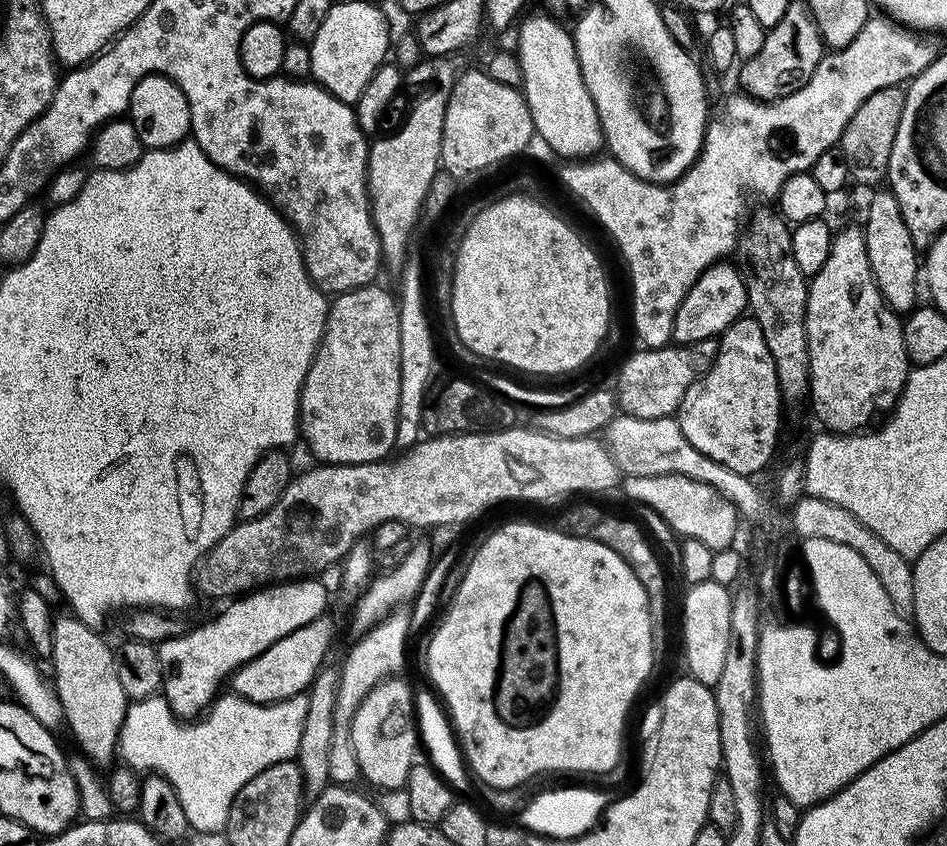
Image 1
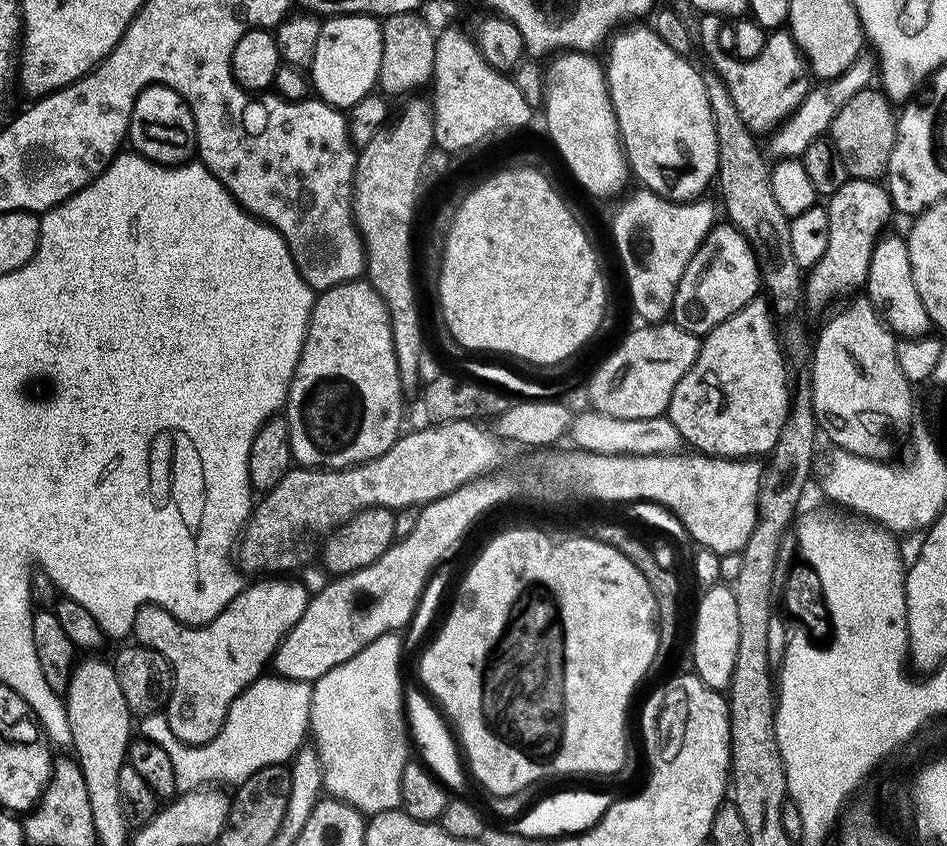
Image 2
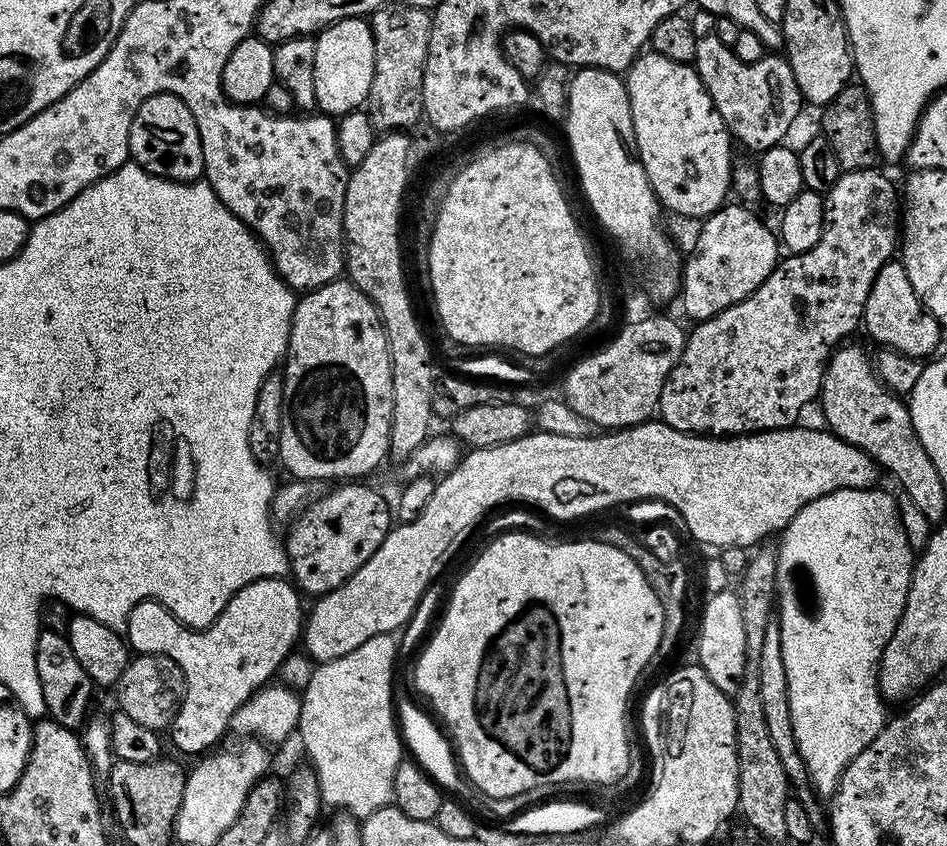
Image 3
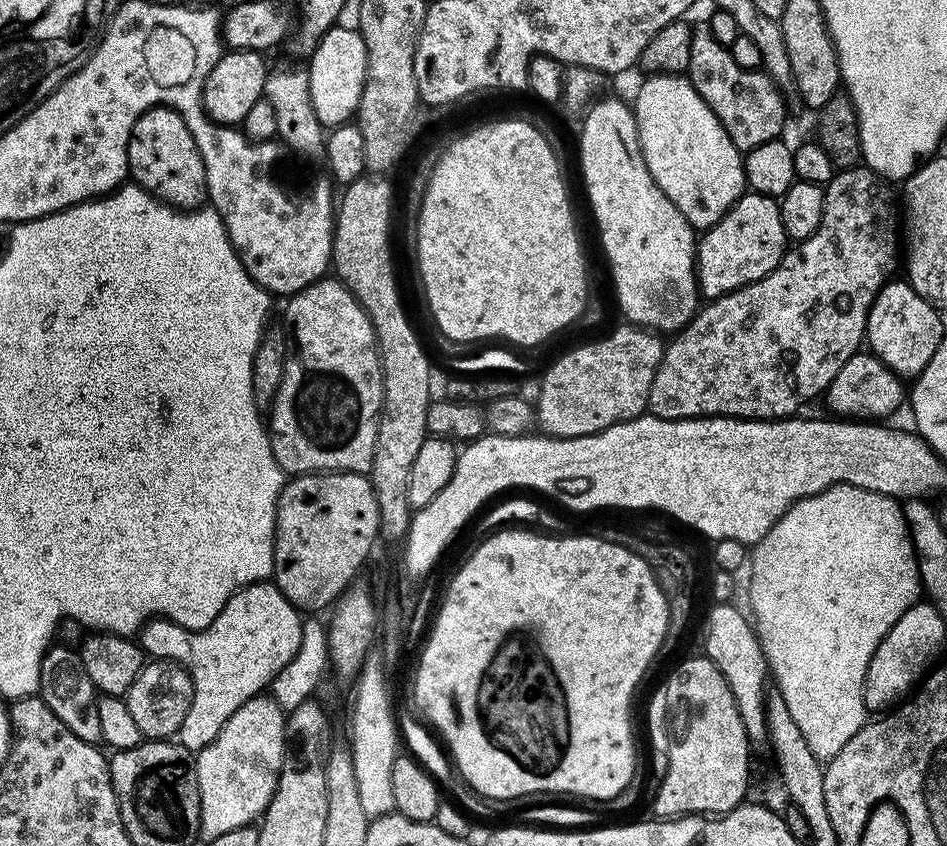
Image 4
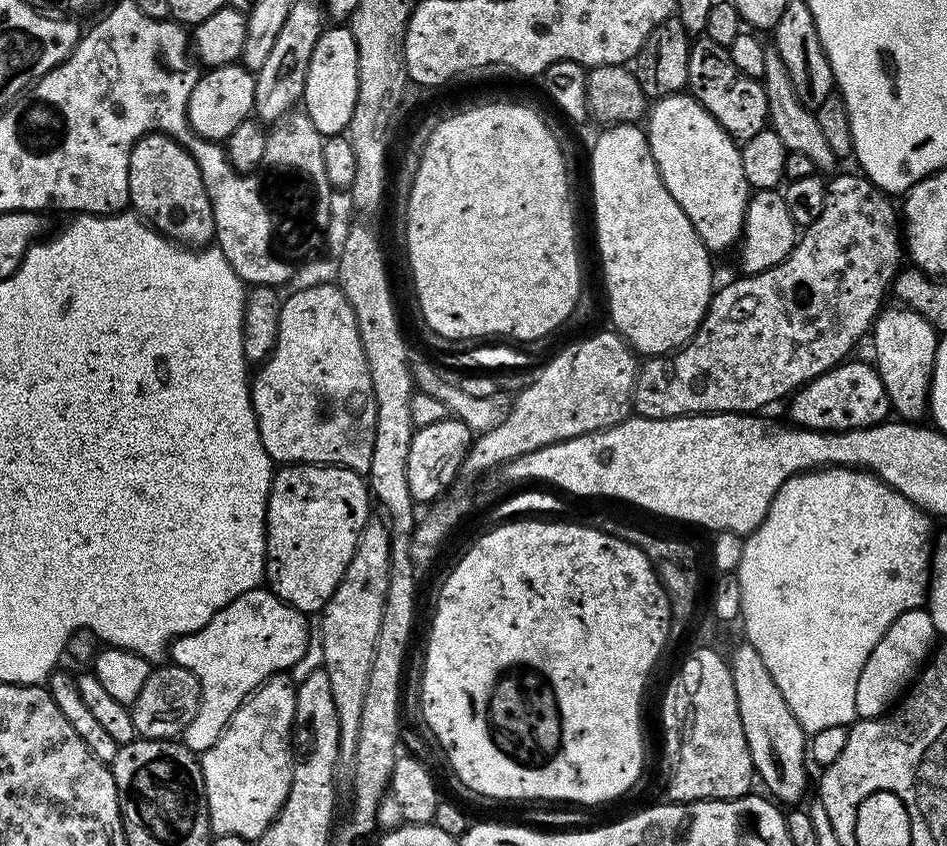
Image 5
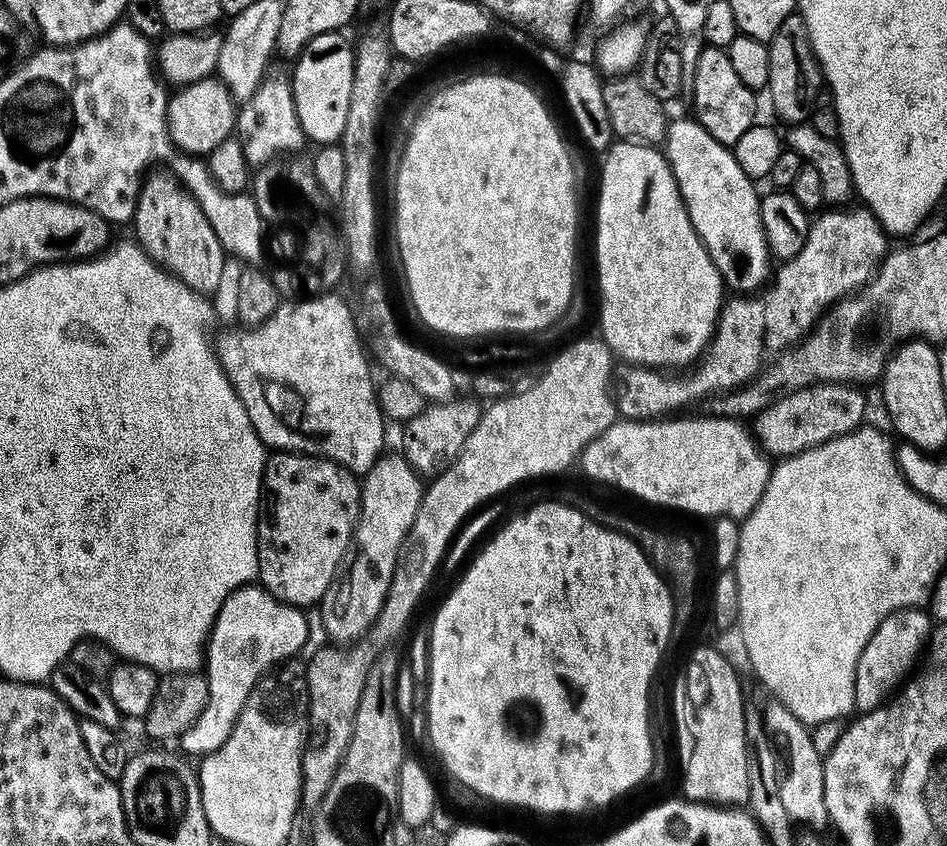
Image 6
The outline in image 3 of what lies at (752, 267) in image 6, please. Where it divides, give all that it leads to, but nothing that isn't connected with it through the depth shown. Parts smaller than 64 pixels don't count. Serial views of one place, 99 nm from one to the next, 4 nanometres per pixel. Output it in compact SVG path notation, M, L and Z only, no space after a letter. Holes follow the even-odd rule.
M651 50L636 57L626 73L628 101L636 135L635 153L646 170L646 178L656 192L661 205L680 216L707 218L724 207L732 187L732 161L734 141L722 122L710 94L702 86L696 69L691 64L679 64Z

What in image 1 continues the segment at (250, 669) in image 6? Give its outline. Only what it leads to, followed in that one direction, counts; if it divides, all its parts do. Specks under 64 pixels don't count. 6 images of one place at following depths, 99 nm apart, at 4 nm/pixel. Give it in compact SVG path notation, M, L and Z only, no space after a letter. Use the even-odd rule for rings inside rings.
M301 578L285 580L279 584L270 584L257 588L239 598L233 599L229 608L224 608L213 620L205 624L189 627L181 636L164 640L158 646L160 661L164 667L164 687L162 696L168 700L175 714L181 718L196 718L212 704L220 683L227 681L233 672L243 664L248 664L258 654L262 654L278 638L286 638L294 630L314 622L325 615L328 604L328 588L320 578Z

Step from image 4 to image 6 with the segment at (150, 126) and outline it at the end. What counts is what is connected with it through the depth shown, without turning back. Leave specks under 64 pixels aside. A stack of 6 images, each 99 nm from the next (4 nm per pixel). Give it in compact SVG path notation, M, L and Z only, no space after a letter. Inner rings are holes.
M152 170L143 177L136 199L136 212L130 221L136 227L135 243L139 244L155 264L167 268L172 275L195 292L213 294L224 280L226 253L214 234L214 226L206 222L202 206L167 170Z

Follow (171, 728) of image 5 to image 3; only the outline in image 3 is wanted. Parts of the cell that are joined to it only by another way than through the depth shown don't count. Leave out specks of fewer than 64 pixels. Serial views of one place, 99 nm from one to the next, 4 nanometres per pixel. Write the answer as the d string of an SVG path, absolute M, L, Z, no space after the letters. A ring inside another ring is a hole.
M149 652L136 654L129 659L128 665L122 671L121 677L114 685L114 692L117 704L115 707L119 711L128 714L134 722L144 726L146 730L160 734L171 729L180 703L184 701L184 675L178 662L162 654Z

